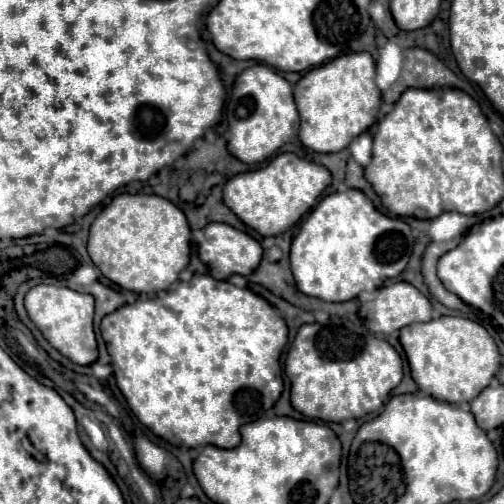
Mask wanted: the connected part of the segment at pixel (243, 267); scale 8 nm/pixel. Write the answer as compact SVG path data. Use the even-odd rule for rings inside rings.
M209 223L203 229L203 235L205 235L205 239L203 239L203 243L197 245L197 253L199 253L199 259L209 267L209 271L213 273L215 279L229 279L233 273L249 275L261 263L261 257L263 257L261 245L251 235L237 231L235 227L231 227L227 223Z

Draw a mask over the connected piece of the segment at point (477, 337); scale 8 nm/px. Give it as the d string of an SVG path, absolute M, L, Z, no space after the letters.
M439 317L427 323L411 323L399 337L407 355L411 377L421 391L445 403L469 403L493 379L499 369L499 349L487 329L467 317Z

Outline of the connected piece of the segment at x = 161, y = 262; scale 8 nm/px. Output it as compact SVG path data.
M121 193L95 217L87 251L99 271L115 285L135 293L169 289L189 263L191 229L181 209L159 195Z

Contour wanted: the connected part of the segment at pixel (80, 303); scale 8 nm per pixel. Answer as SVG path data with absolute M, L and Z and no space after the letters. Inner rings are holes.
M35 285L25 295L25 309L29 319L37 325L43 337L61 355L77 365L91 365L97 359L97 339L93 331L93 297L77 293L69 287Z

